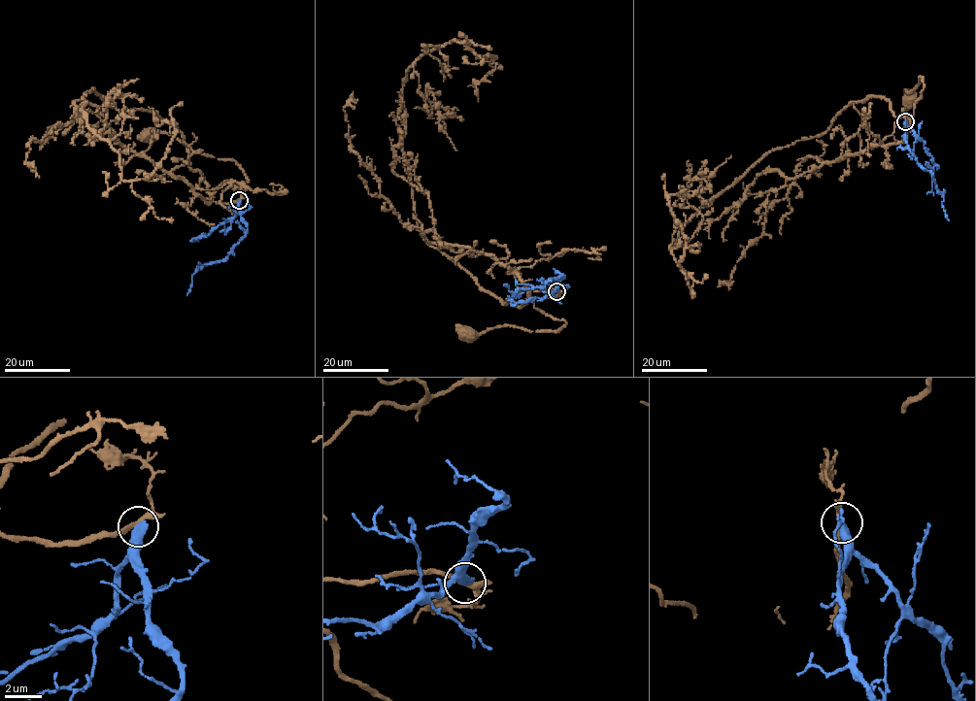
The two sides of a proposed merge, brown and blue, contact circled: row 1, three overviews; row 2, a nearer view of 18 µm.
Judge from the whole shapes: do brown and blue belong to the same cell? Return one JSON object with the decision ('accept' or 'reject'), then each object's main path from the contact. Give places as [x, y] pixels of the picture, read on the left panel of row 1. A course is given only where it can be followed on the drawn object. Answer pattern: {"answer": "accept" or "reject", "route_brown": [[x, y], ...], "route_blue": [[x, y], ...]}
{"answer": "reject", "route_brown": [[239, 200], [213, 200], [224, 183], [247, 182], [230, 159], [188, 149], [168, 134], [149, 136]], "route_blue": [[239, 201], [246, 233], [224, 260], [207, 263], [191, 276], [186, 295]]}

